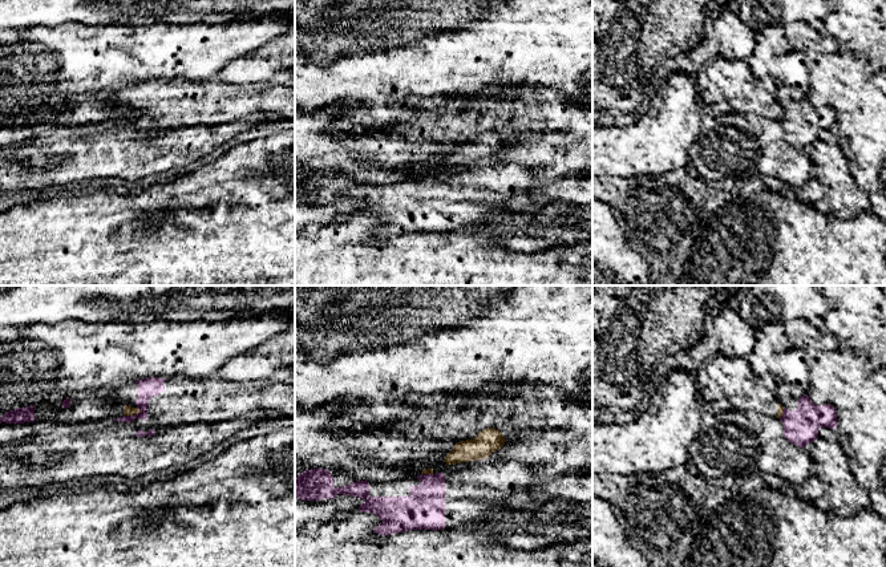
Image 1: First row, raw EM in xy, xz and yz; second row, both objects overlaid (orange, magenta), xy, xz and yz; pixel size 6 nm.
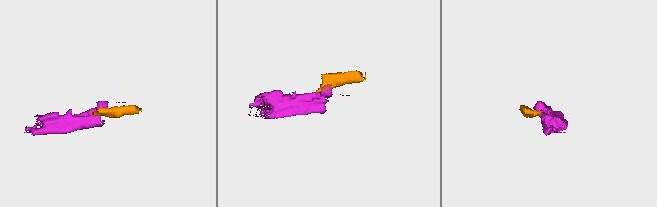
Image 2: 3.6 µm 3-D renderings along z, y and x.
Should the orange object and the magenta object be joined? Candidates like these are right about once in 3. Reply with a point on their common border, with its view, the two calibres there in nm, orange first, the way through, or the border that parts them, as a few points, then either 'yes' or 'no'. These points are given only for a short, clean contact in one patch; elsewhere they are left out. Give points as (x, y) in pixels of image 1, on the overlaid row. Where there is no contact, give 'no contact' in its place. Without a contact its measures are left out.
meets orange in xy at (132, 414); 50 nm thick on the orange side, 120 nm on the other; border along xy (141, 410), (124, 416); no

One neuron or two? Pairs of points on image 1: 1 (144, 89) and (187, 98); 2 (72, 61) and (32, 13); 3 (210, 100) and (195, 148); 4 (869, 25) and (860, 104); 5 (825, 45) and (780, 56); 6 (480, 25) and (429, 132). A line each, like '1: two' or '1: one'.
1: one
2: two
3: two
4: two
5: one
6: two

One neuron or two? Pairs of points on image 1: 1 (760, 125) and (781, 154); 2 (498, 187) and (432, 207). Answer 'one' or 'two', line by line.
1: one
2: one

